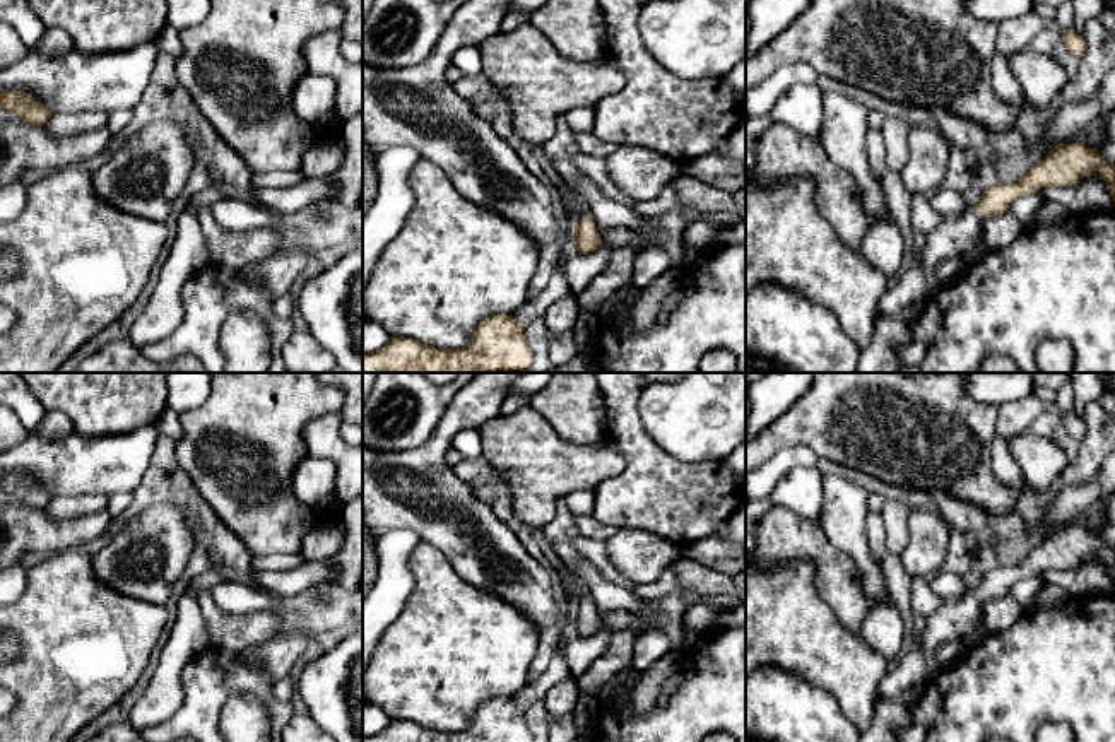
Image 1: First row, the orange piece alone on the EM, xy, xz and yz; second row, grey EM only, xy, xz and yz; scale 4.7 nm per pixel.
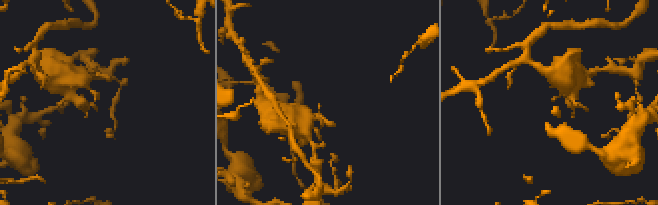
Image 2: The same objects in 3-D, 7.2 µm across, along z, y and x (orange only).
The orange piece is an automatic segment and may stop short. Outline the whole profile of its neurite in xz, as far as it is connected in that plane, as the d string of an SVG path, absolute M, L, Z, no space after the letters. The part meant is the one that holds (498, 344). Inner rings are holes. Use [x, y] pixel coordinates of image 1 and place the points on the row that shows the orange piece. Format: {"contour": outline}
{"contour": "M511 315L481 321L465 347L433 347L392 335L381 349L363 356L363 373L528 373L530 368L530 345Z"}

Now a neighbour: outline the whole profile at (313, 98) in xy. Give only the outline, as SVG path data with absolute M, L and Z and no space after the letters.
M306 74L291 97L296 116L313 127L333 109L335 91L330 77Z

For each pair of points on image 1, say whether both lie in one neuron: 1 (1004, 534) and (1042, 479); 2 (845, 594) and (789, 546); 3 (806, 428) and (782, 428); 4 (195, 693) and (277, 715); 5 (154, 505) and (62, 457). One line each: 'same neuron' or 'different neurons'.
1: different neurons
2: same neuron
3: same neuron
4: same neuron
5: same neuron

